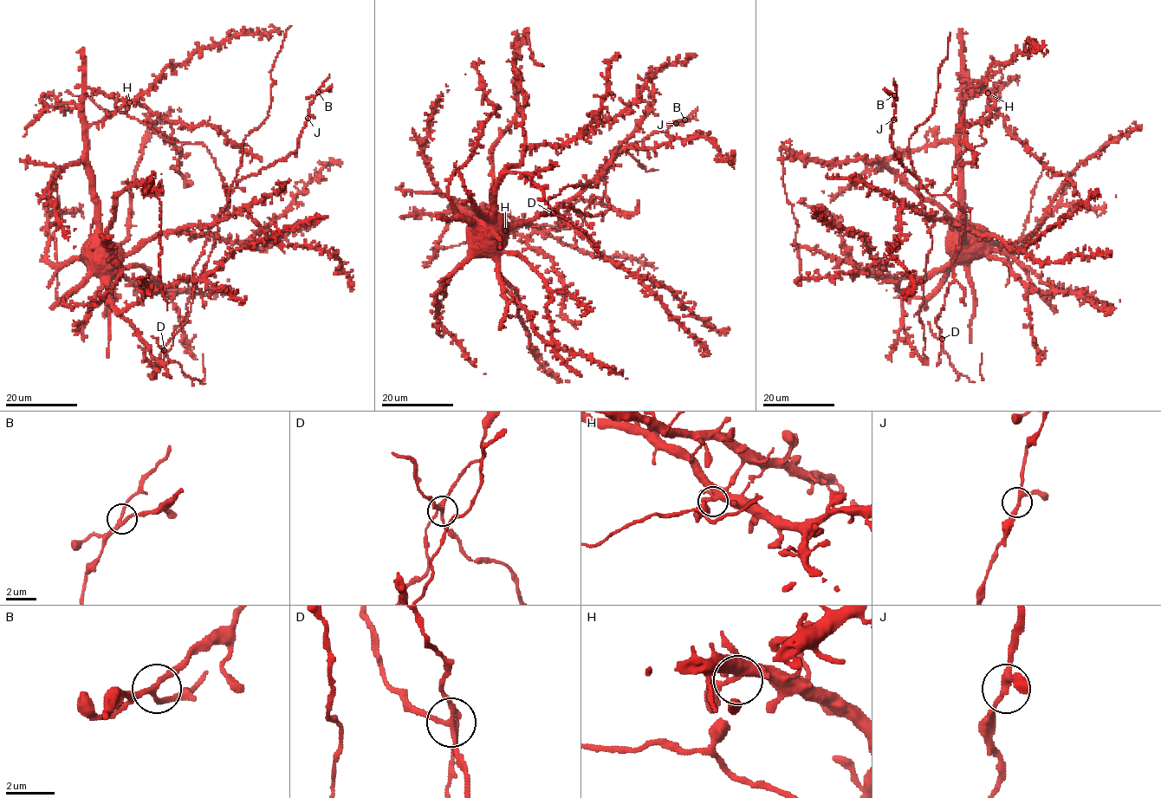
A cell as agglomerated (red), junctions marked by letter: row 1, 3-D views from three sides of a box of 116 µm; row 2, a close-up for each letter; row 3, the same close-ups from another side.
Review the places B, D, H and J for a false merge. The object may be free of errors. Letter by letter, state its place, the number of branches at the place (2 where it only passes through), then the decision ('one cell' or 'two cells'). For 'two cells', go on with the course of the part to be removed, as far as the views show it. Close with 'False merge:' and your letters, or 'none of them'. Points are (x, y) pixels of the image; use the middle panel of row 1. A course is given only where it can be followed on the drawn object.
B: at (684, 120); 3 branches meet; one cell
D: at (553, 213); 4 branches meet; two cells
H: at (505, 230); 4 branches meet; one cell
J: at (676, 123); 3 branches meet; one cell
False merge: D

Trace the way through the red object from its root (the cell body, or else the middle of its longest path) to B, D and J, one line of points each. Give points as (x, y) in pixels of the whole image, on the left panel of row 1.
B: (101, 241), (87, 129), (126, 100), (166, 139), (205, 145), (229, 200), (296, 150), (318, 92)
D: (101, 241), (87, 129), (127, 100), (126, 113), (166, 139), (205, 145), (230, 200), (164, 350)
J: (101, 241), (87, 129), (126, 100), (166, 139), (205, 145), (229, 200), (296, 150), (308, 118)

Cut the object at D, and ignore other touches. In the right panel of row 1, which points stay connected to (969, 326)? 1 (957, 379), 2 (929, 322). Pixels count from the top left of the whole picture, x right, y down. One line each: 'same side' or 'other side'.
1: other side
2: other side

